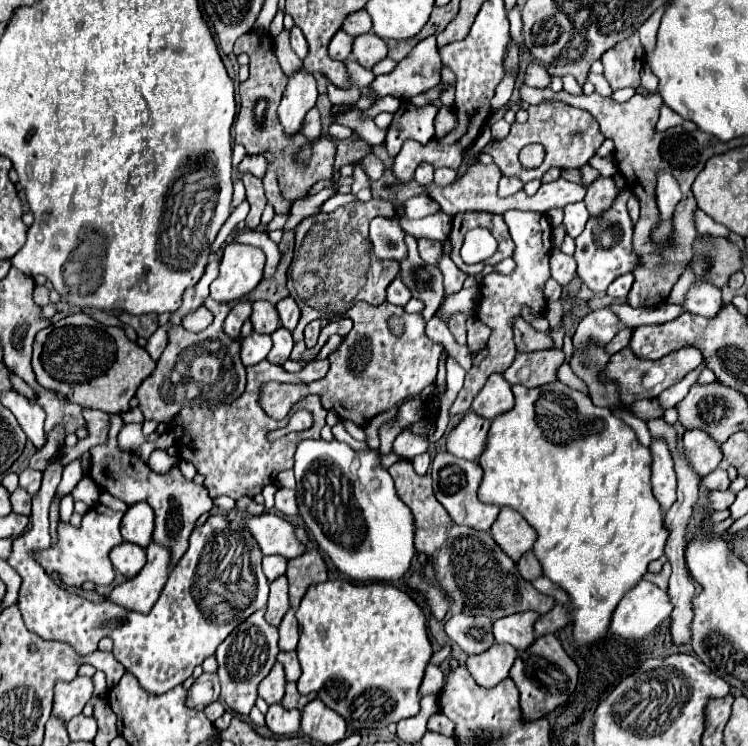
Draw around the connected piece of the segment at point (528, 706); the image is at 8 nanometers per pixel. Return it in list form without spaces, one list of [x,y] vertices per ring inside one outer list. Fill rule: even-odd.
[[[543,635],[527,651],[519,653],[511,669],[511,679],[515,681],[521,695],[519,701],[521,701],[523,721],[535,721],[539,717],[549,715],[559,705],[567,703],[567,699],[575,693],[579,681],[579,667],[561,647],[561,641],[555,635]]]

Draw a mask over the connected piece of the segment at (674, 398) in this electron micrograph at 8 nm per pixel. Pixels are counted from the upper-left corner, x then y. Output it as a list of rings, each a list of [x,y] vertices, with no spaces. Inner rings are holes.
[[[705,361],[697,369],[687,374],[680,382],[663,391],[657,398],[661,407],[663,409],[672,408],[680,402],[687,395],[691,386],[695,384],[704,368],[706,368]]]

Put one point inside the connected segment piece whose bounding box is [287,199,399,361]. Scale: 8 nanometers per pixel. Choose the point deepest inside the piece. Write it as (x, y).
(332, 252)

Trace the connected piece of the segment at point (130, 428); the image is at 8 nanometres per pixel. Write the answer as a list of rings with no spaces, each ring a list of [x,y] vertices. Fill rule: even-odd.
[[[129,423],[129,425],[125,425],[125,427],[121,429],[121,433],[119,433],[119,447],[125,449],[125,451],[135,451],[135,449],[141,447],[143,443],[155,441],[157,437],[159,437],[159,433],[153,433],[151,437],[147,437],[147,435],[143,435],[139,423]]]

